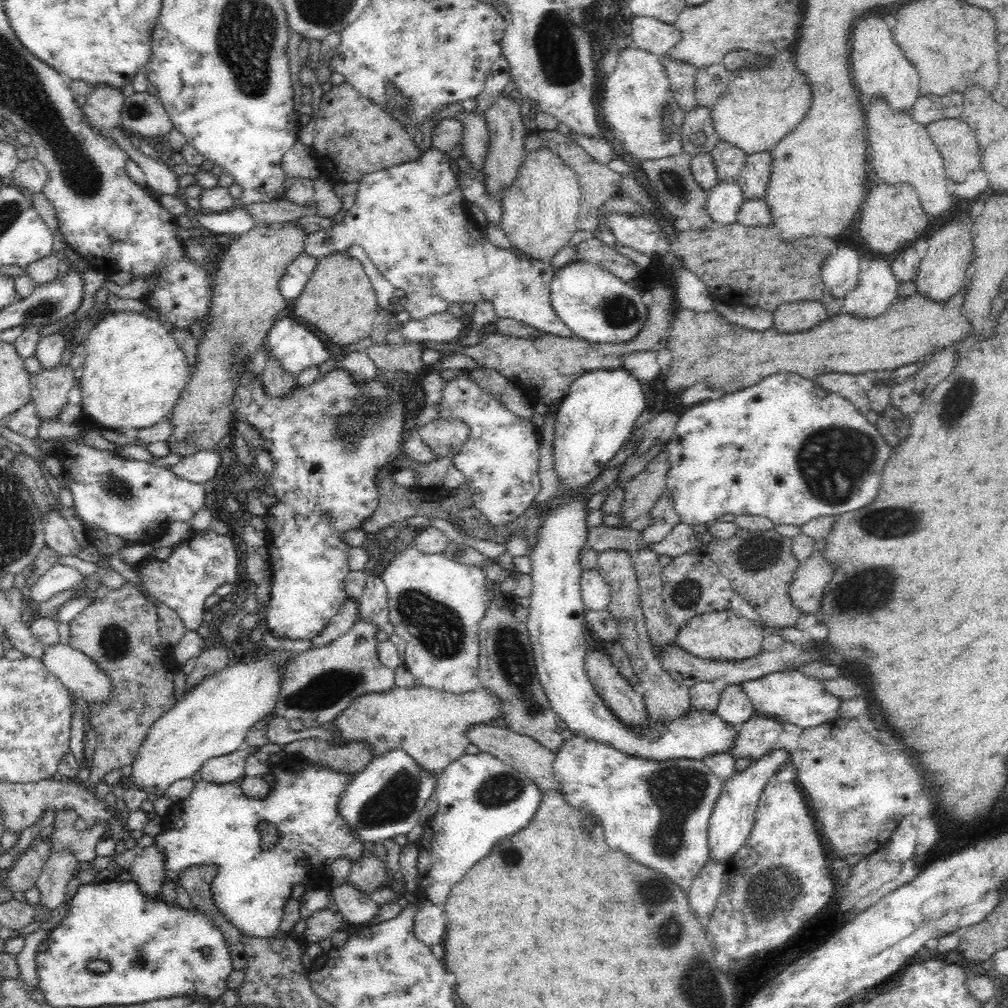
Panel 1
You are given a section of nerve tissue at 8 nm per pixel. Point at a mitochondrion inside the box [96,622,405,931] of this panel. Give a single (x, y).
(326, 689)

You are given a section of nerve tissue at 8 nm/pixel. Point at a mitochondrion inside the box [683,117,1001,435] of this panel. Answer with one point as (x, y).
(957, 401)

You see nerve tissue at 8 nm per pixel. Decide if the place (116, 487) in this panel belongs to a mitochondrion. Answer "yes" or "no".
yes

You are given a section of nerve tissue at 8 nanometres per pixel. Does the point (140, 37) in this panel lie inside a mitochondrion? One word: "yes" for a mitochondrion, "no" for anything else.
no

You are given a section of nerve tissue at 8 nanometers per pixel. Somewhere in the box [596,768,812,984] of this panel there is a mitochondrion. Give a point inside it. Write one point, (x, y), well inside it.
(671, 930)

